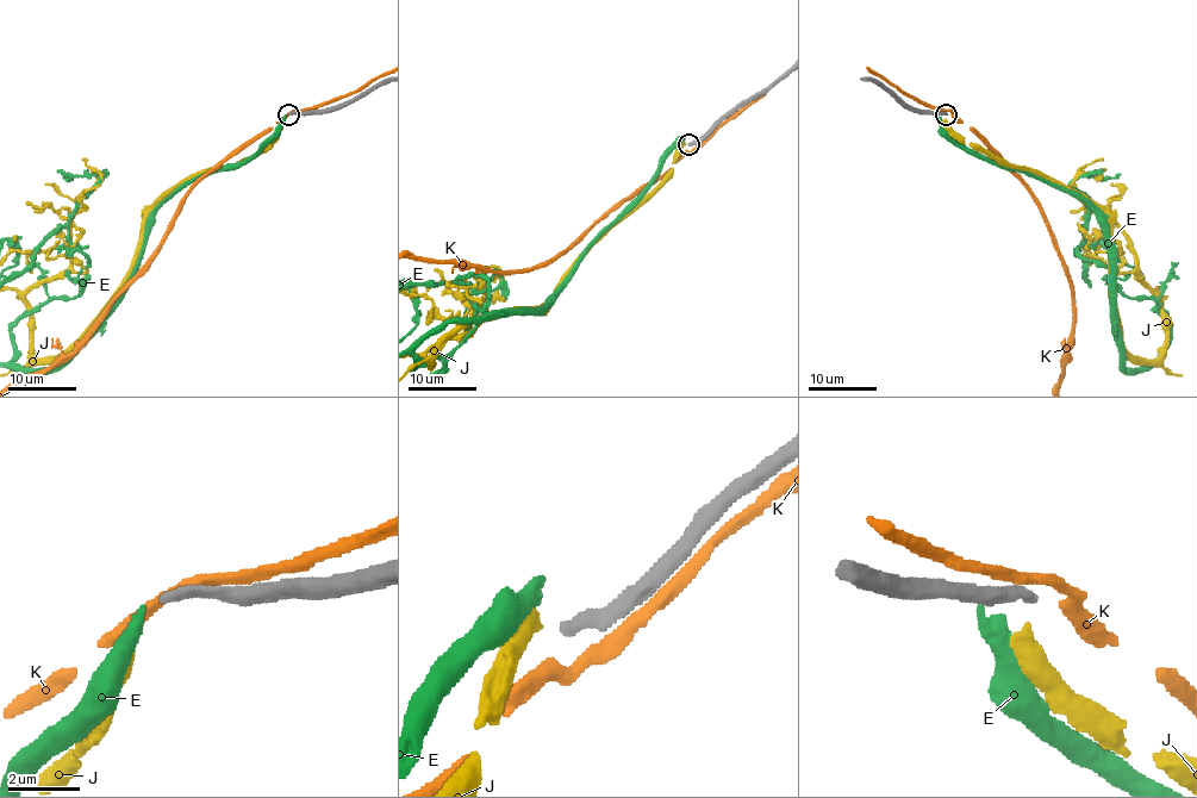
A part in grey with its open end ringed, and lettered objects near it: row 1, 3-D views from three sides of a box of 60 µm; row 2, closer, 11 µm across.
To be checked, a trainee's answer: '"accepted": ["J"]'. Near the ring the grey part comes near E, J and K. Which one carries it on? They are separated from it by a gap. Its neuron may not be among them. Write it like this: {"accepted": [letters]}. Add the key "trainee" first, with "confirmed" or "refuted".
{"trainee": "confirmed", "accepted": ["J"]}

